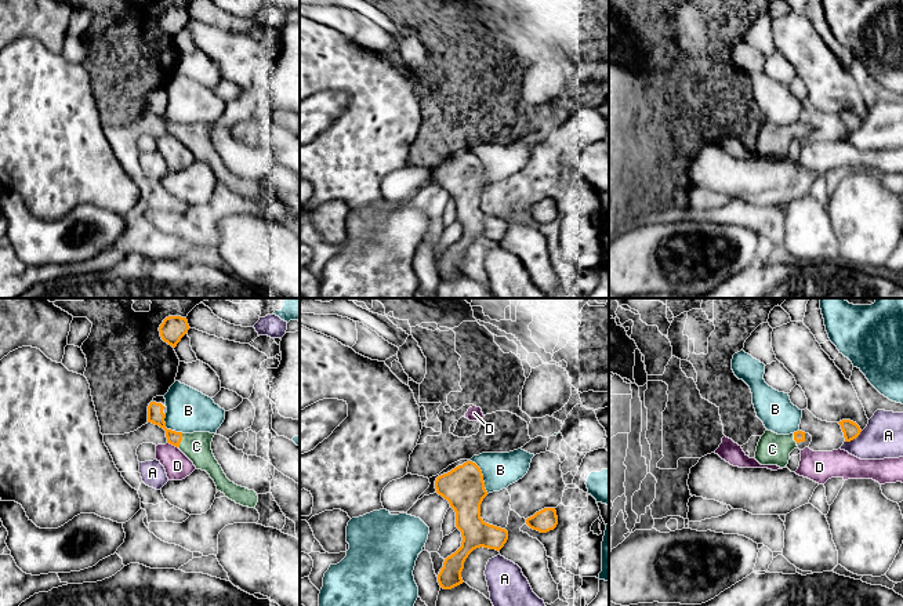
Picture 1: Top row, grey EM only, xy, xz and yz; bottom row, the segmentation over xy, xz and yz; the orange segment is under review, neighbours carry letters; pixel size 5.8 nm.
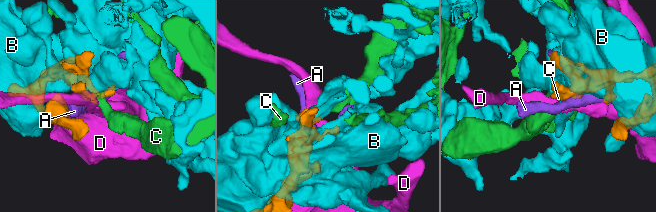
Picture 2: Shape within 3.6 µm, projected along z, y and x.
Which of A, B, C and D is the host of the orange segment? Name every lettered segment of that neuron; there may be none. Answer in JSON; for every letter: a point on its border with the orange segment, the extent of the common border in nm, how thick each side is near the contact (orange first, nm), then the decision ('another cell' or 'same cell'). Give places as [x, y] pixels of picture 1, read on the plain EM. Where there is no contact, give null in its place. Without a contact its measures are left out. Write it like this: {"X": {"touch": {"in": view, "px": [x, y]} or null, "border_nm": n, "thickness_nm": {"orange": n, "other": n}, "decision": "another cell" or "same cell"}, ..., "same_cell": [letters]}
{"A": {"touch": {"in": "yz", "px": [853, 129]}, "border_nm": 120, "thickness_nm": {"orange": 100, "other": 240}, "decision": "another cell"}, "B": {"touch": {"in": "xz", "px": [482, 167]}, "border_nm": 220, "thickness_nm": {"orange": 240, "other": 200}, "decision": "another cell"}, "C": {"touch": {"in": "xy", "px": [181, 130]}, "border_nm": 90, "thickness_nm": {"orange": 100, "other": 170}, "decision": "same cell"}, "D": {"touch": {"in": "xy", "px": [173, 135]}, "border_nm": 70, "thickness_nm": {"orange": 100, "other": 150}, "decision": "another cell"}, "same_cell": ["C"]}

